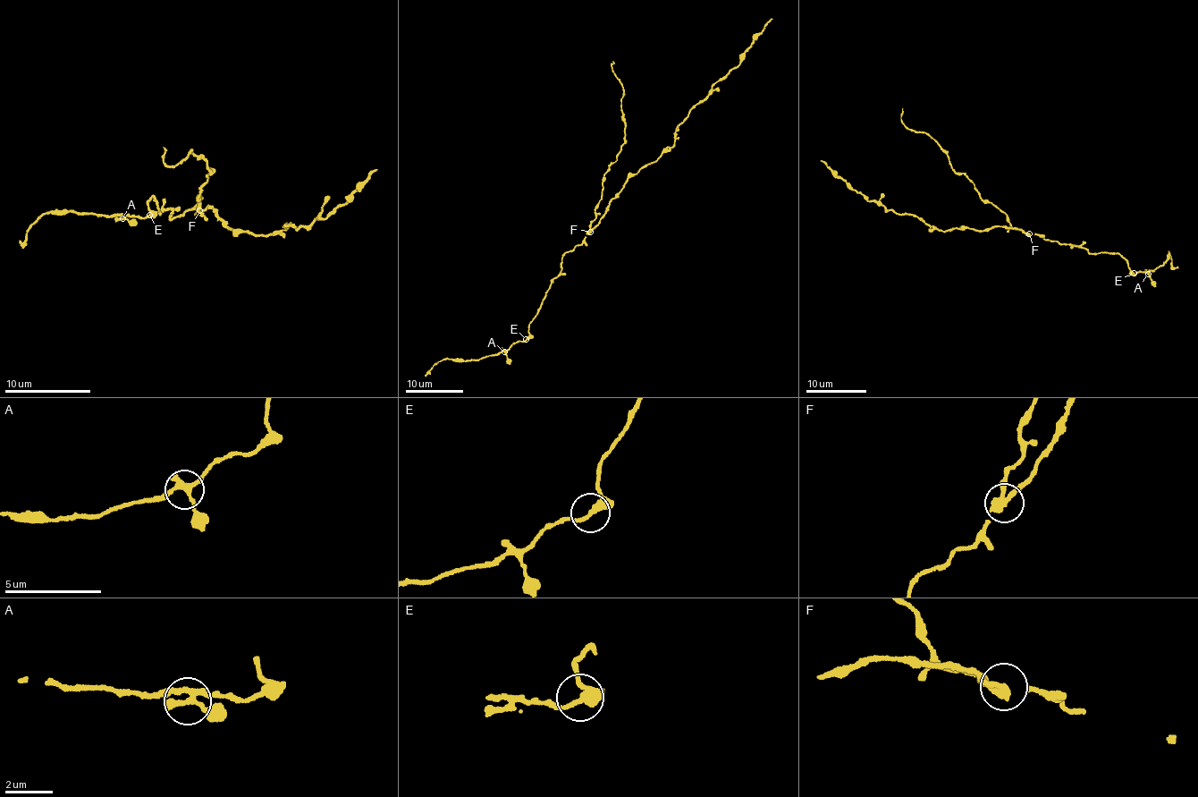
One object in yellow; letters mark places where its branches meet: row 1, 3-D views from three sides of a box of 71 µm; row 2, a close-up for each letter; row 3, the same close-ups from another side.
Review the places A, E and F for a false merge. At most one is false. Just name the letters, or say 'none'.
F

